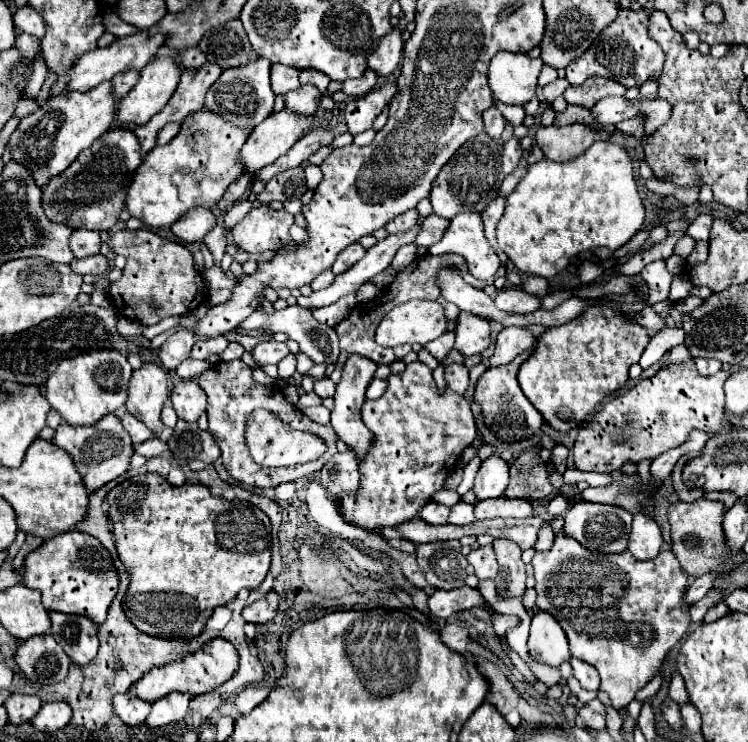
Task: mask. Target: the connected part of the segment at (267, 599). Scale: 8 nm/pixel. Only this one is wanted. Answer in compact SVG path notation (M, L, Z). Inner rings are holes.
M270 591L270 593L266 593L262 599L258 599L258 601L250 603L250 605L246 605L244 611L242 611L242 617L244 617L248 623L264 625L264 623L268 623L268 621L274 619L274 615L276 615L276 611L278 611L278 601L280 601L280 597L278 597L274 591Z

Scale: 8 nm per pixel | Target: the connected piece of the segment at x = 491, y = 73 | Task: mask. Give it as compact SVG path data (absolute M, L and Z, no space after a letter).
M498 53L488 67L488 83L494 97L506 105L526 105L536 93L536 79L542 69L542 59L532 59L524 53Z

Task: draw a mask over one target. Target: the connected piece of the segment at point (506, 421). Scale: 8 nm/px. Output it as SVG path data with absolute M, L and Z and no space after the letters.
M524 351L520 353L512 363L500 365L500 367L490 367L482 373L482 377L476 383L476 391L474 391L474 401L480 405L482 409L482 419L484 425L504 443L514 443L514 441L522 441L528 439L532 435L536 435L544 423L544 417L536 411L536 407L522 395L522 389L516 381L516 373L518 367L530 357L532 351Z

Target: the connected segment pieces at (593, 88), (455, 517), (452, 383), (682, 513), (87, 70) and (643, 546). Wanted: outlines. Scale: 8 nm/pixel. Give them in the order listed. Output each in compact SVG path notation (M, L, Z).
M592 77L592 79L586 79L584 85L578 85L578 87L568 87L564 91L564 97L568 103L576 103L580 107L594 107L596 101L600 101L602 97L608 97L608 95L614 95L614 93L620 93L624 95L626 93L626 87L612 81L612 79L604 79L604 77Z
M462 499L450 507L450 517L448 517L448 523L452 525L468 525L474 521L474 507L464 503Z
M456 363L448 365L444 379L446 379L448 389L464 395L466 389L468 389L468 367L466 365L456 365Z
M704 497L692 503L676 501L668 507L668 521L672 525L672 551L688 575L700 577L712 569L718 569L720 573L726 571L726 565L730 563L732 557L724 555L724 533L722 533L724 515L722 513L724 513L724 505L720 501L710 501Z
M138 31L136 35L132 37L120 37L116 39L110 47L106 49L94 49L86 55L82 55L68 71L68 83L66 83L66 91L80 91L80 93L86 93L90 89L94 89L96 85L100 85L102 81L110 81L114 75L118 73L124 73L128 69L136 69L140 71L152 57L154 53L158 51L158 47L164 43L164 35L154 35L148 39L146 31Z
M634 515L632 533L628 539L628 551L638 561L648 561L660 553L662 545L664 545L664 539L658 523L646 515Z

